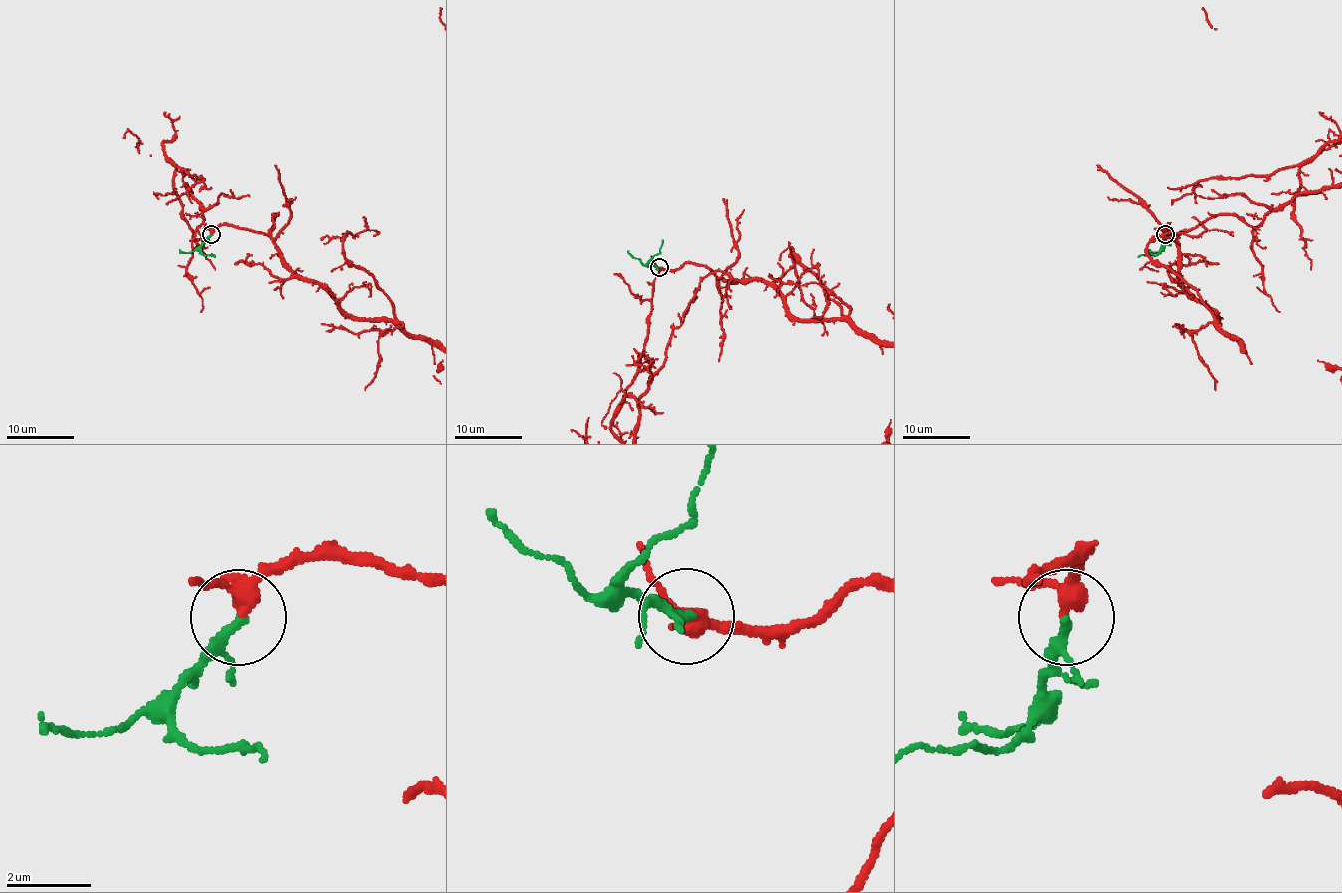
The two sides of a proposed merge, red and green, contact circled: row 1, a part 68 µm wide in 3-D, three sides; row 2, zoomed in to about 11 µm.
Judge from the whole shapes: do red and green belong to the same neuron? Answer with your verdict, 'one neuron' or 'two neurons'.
one neuron

